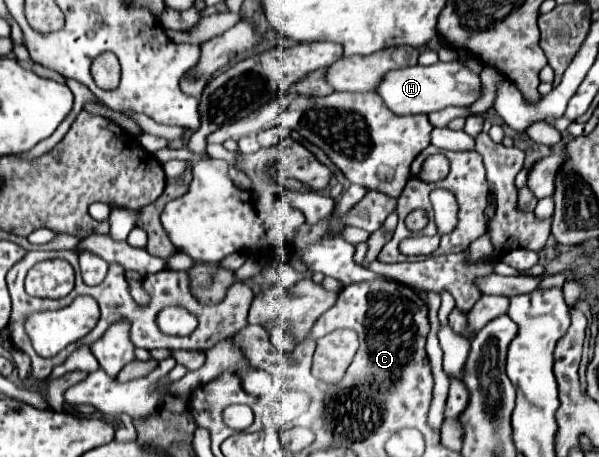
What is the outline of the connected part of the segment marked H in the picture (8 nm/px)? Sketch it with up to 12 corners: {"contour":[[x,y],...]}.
{"contour":[[458,62],[398,68],[376,94],[396,116],[472,106],[480,76]]}

